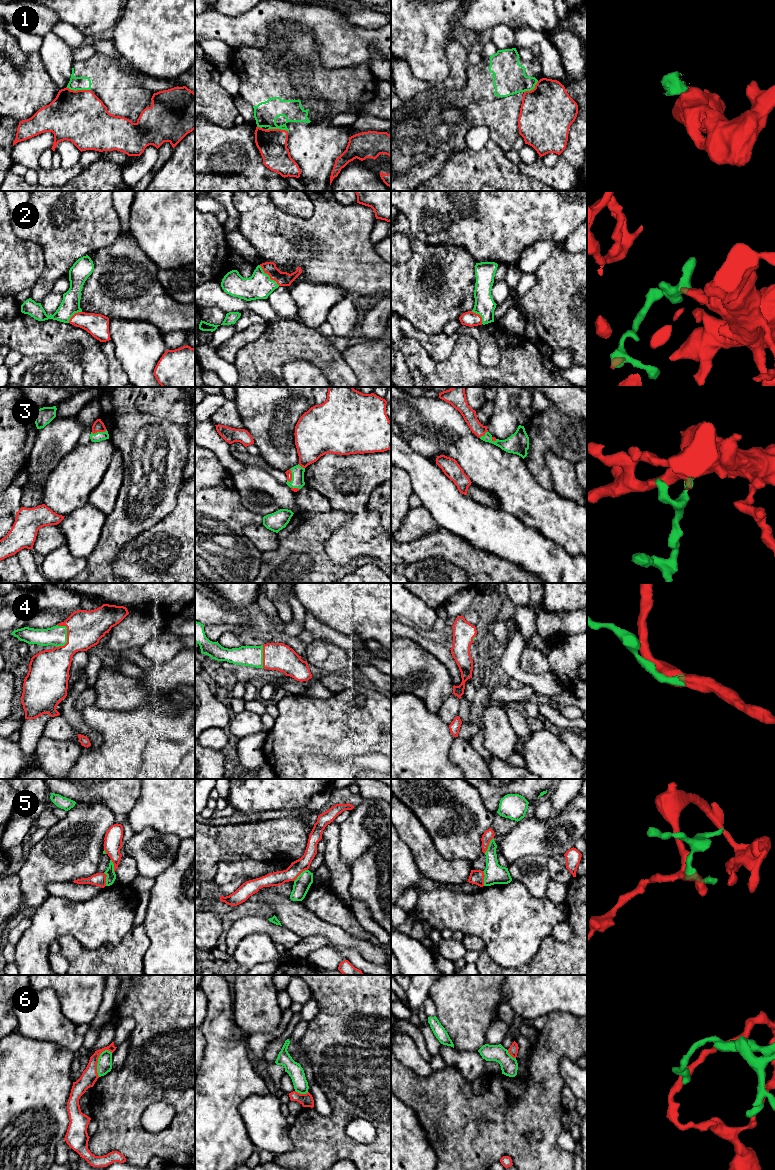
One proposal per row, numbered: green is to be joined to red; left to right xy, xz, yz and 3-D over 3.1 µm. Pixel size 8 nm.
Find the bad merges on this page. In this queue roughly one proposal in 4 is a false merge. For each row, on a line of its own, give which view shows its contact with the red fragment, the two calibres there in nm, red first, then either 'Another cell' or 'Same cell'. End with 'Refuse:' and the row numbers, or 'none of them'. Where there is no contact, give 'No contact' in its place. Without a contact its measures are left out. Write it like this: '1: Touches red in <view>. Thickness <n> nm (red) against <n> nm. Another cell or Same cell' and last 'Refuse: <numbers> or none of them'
1: Touches red in xy. Thickness 420 nm (red) against 110 nm. Another cell
2: Touches red in xz. Thickness 110 nm (red) against 200 nm. Same cell
3: Touches red in xy. Thickness 90 nm (red) against 80 nm. Same cell
4: Touches red in xy. Thickness 280 nm (red) against 160 nm. Same cell
5: Touches red in yz. Thickness 90 nm (red) against 160 nm. Another cell
6: Touches red in xy. Thickness 130 nm (red) against 120 nm. Another cell
Refuse: 1, 5, 6

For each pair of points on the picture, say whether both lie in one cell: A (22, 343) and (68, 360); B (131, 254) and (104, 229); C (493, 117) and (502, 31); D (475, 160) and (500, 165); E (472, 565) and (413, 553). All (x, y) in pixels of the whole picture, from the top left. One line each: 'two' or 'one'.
A: two
B: two
C: two
D: one
E: one

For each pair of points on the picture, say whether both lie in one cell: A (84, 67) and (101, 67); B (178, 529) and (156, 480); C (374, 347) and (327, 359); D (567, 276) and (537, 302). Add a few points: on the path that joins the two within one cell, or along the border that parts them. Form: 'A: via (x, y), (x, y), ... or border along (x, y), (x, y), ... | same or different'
A: via (88, 67), (97, 67) | same
B: border along (179, 490), (176, 506), (161, 520), (151, 526) | different
C: border along (341, 352), (343, 360), (355, 375) | different
D: via (560, 283), (544, 299) | same

